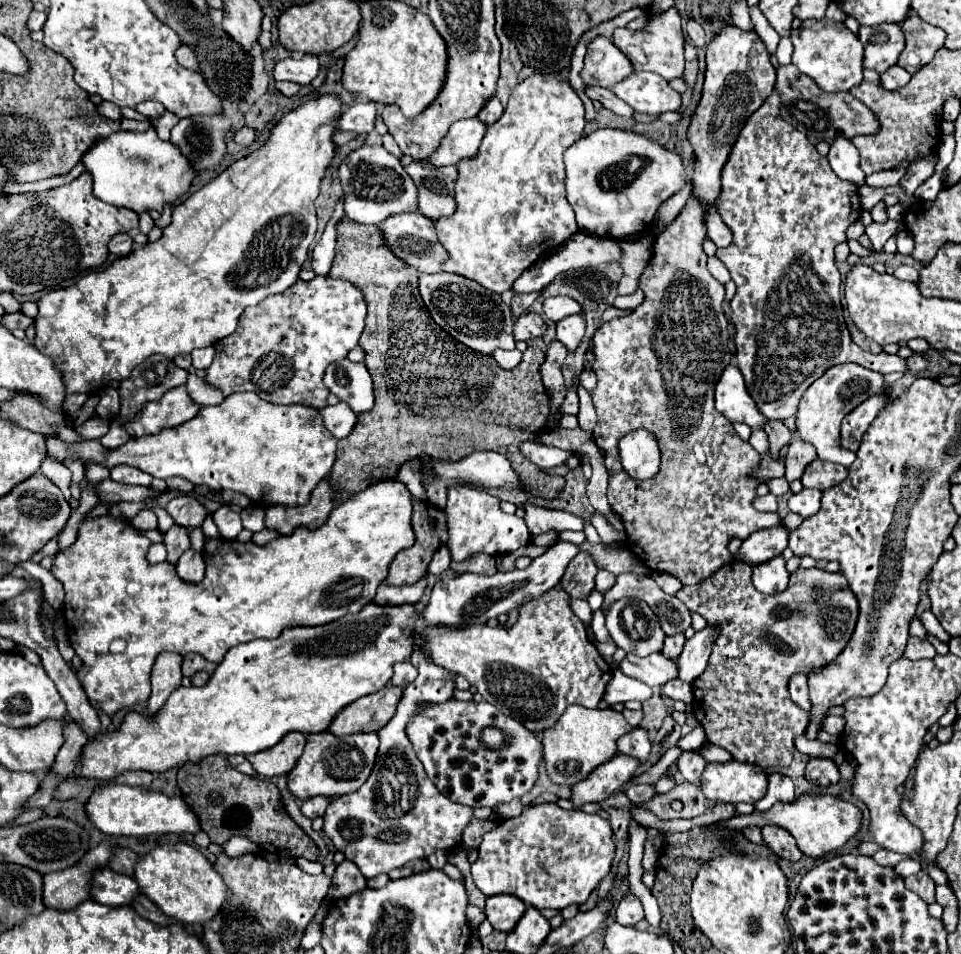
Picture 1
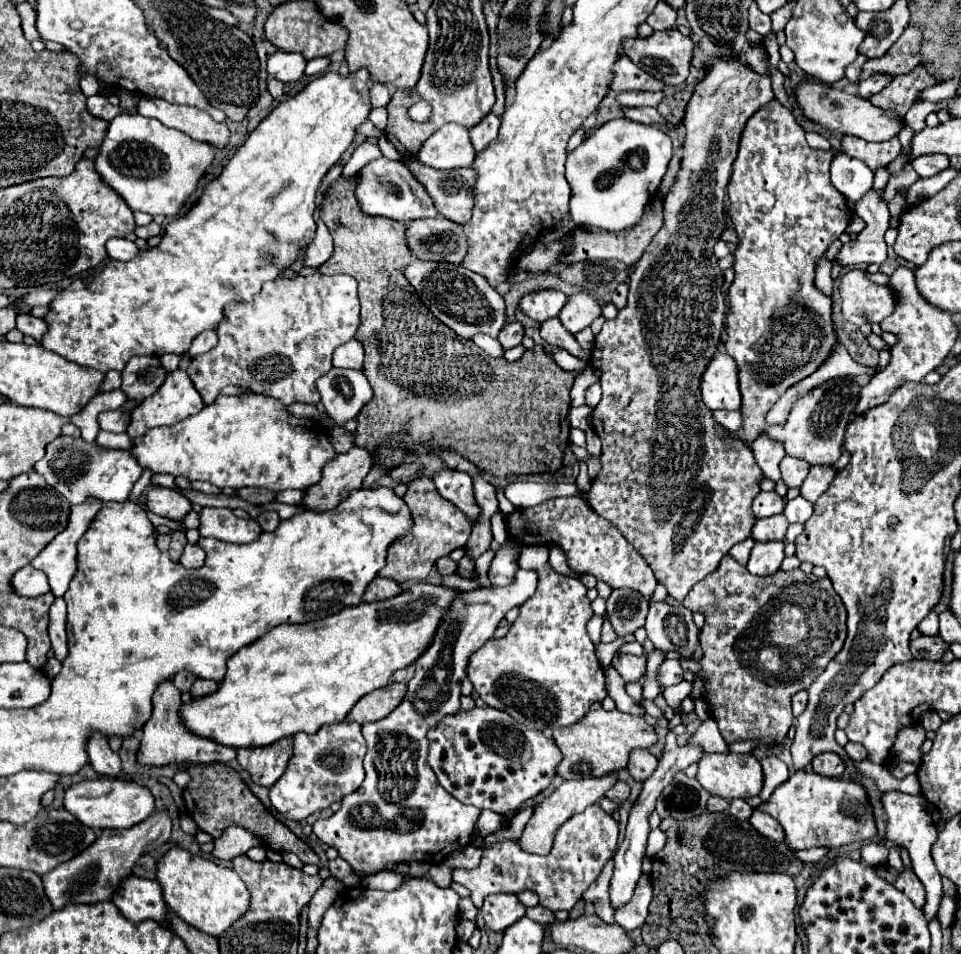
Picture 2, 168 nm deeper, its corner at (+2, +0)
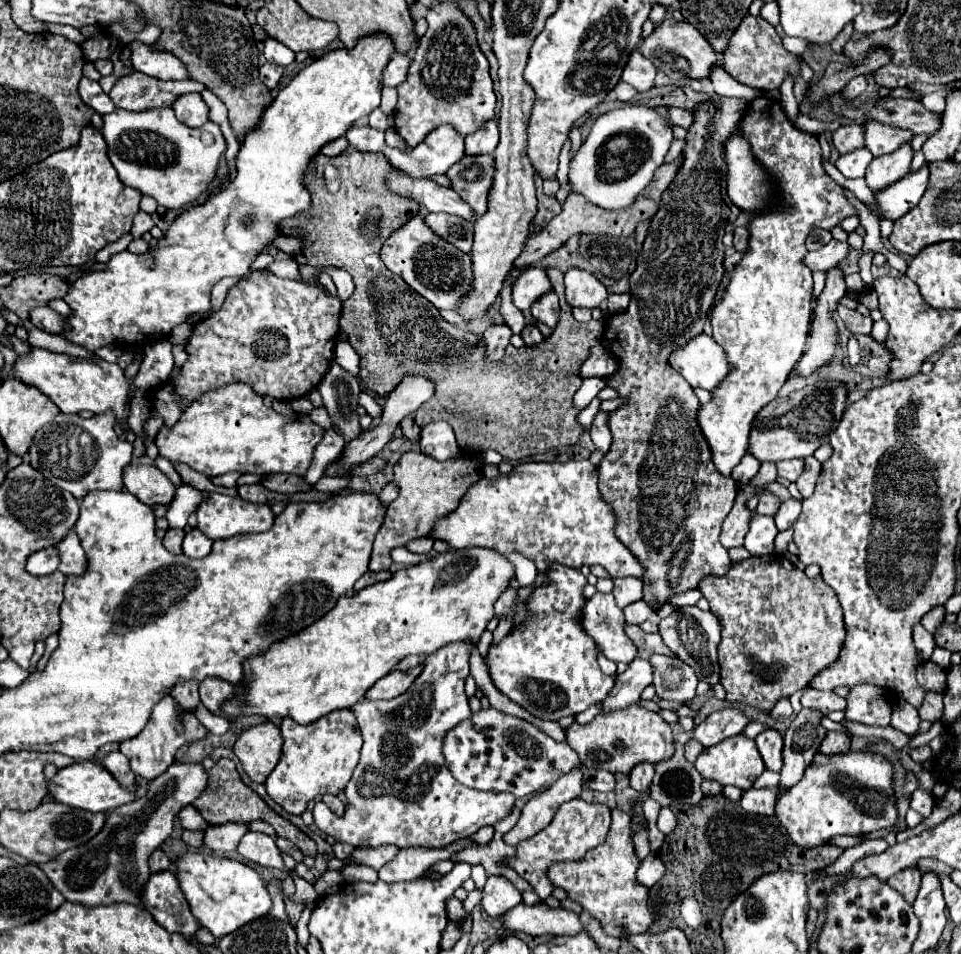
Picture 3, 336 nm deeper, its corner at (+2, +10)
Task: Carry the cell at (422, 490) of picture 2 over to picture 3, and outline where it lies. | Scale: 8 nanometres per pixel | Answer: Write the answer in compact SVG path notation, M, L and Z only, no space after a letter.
M465 450L465 454L457 462L437 462L421 452L405 452L401 460L395 464L395 478L393 478L393 482L399 486L399 498L393 500L387 508L385 522L375 538L369 570L377 572L389 568L393 562L391 560L393 548L407 546L409 542L419 538L429 538L435 530L437 520L455 512L461 498L481 478L481 474L483 464L479 454L469 454L469 450Z

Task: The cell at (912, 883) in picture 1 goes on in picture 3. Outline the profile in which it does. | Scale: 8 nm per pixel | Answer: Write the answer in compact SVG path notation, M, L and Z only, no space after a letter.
M917 866L905 868L905 870L897 872L895 876L891 876L891 878L887 880L887 884L893 886L897 892L901 892L903 898L913 904L915 898L917 898L919 886L921 886L921 872L919 872Z

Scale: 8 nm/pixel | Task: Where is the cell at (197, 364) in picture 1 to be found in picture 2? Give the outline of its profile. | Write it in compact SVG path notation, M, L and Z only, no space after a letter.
M215 330L201 332L201 336L197 336L197 340L193 340L193 344L191 344L191 348L189 348L189 354L191 354L191 356L205 354L205 352L209 352L215 344L217 344L217 332L215 332Z

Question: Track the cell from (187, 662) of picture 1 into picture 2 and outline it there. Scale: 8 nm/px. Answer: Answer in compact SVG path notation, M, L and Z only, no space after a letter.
M179 672L179 674L173 678L173 684L175 684L175 688L177 688L179 692L189 692L195 680L197 680L197 678L195 678L191 672Z

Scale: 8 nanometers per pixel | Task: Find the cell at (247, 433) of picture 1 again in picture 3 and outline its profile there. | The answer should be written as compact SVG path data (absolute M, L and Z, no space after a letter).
M235 382L193 400L175 426L161 426L155 436L155 446L169 462L183 462L209 478L227 472L257 476L283 472L305 476L323 434L325 430L315 424L309 414L277 414L263 404L263 398L253 392L249 384Z

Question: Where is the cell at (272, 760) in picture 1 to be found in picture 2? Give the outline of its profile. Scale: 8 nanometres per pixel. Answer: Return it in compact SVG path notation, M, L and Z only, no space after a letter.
M291 738L277 740L265 748L239 748L237 762L251 774L253 782L259 786L273 786L285 772L291 758Z

